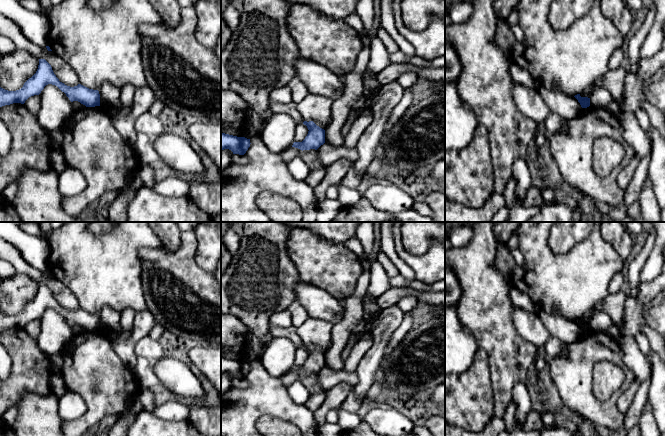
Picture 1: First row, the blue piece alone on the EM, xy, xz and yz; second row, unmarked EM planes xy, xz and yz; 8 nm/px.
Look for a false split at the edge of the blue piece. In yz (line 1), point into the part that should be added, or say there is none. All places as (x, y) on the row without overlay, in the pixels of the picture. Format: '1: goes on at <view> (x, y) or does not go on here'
1: does not go on here

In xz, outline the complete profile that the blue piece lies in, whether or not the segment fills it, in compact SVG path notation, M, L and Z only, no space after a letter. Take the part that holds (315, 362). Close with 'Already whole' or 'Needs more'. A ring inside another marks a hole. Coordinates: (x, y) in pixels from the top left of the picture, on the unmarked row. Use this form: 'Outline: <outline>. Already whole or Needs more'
Outline: M304 345L304 349L308 352L308 358L302 366L294 366L292 371L300 374L317 374L325 367L325 354L317 350L313 345Z. Already whole

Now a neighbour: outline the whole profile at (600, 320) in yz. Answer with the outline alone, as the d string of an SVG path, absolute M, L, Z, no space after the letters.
M596 311L590 321L590 330L603 332L613 324L608 313Z

